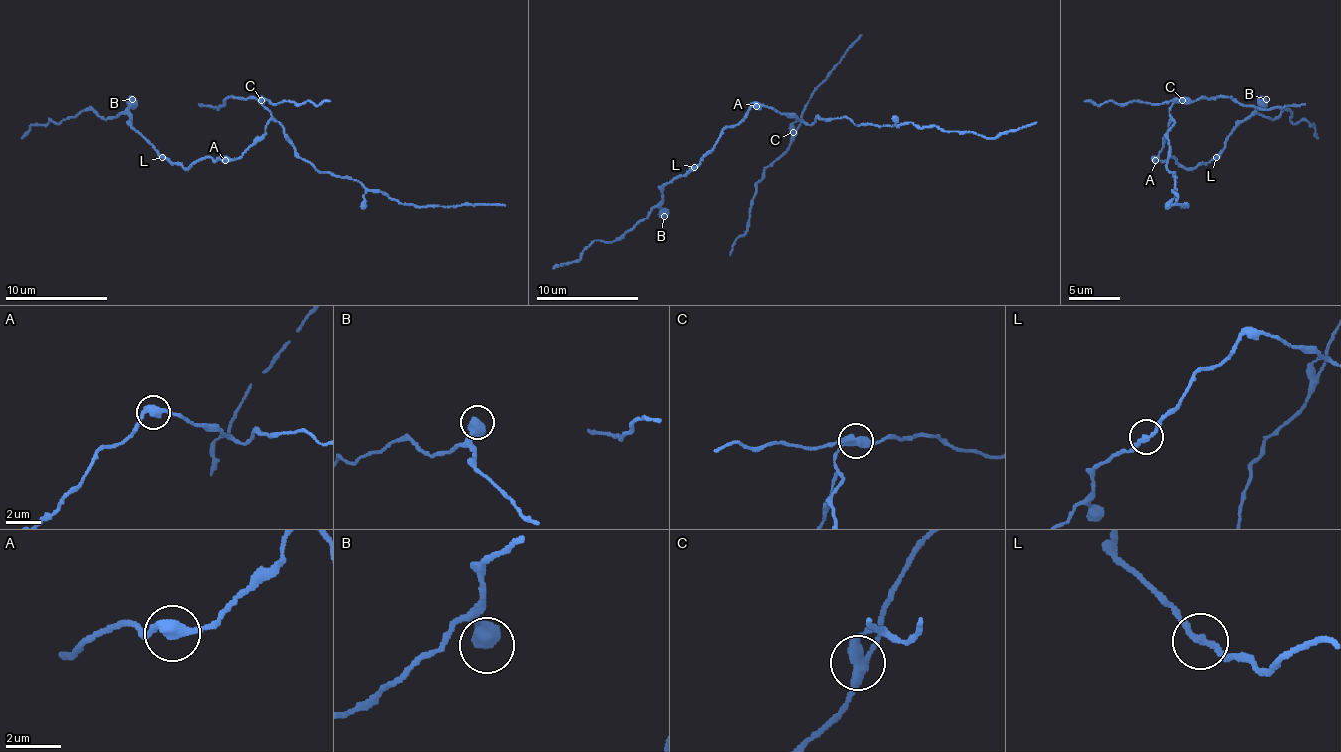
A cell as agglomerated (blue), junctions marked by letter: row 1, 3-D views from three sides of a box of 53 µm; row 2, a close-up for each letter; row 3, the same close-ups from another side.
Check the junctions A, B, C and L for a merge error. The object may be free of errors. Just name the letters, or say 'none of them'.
C

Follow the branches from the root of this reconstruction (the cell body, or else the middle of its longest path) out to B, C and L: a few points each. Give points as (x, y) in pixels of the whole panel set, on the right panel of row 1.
B: (1158, 153), (1155, 158), (1161, 160), (1173, 158), (1186, 168), (1209, 163), (1225, 145), (1225, 137), (1266, 99)
C: (1158, 153), (1168, 132), (1168, 109), (1181, 99)
L: (1158, 153), (1155, 158), (1161, 160), (1173, 158), (1186, 168), (1197, 168), (1217, 158)

